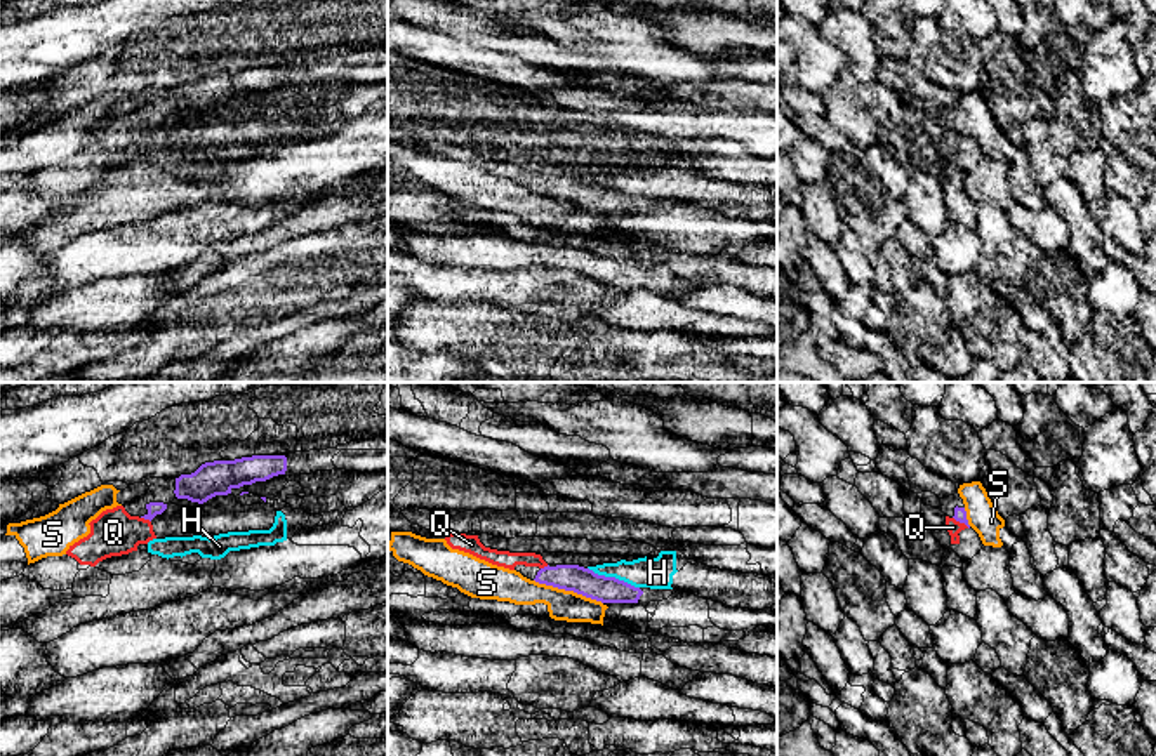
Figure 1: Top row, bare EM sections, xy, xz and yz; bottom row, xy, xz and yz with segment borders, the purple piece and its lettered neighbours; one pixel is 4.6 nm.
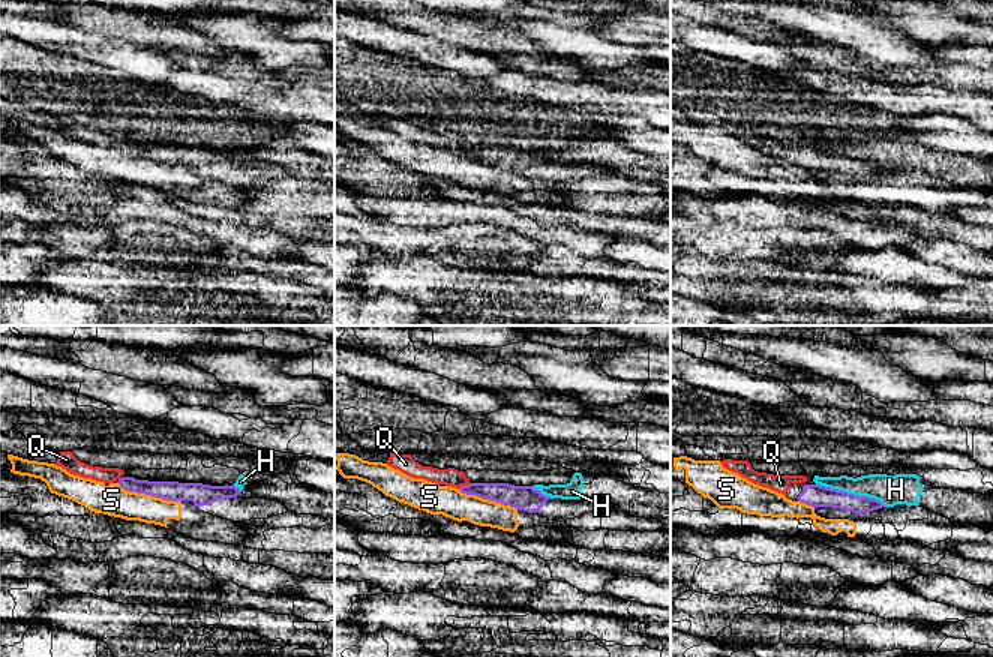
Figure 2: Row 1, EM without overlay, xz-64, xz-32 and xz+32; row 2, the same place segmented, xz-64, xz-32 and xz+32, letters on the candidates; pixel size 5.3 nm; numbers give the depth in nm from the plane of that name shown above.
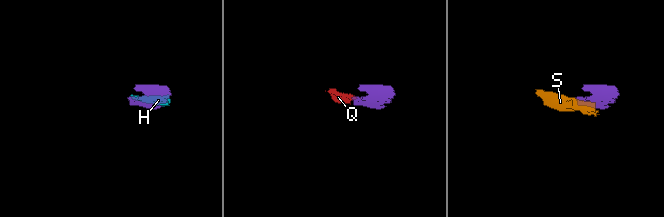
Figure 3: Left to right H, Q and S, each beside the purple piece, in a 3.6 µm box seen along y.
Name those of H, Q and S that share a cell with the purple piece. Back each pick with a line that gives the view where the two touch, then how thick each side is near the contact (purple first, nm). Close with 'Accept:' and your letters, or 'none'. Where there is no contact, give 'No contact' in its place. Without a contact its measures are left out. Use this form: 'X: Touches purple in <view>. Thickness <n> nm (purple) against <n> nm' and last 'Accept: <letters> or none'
Q: Touches purple in yz. Thickness 60 nm (purple) against 70 nm
Accept: Q

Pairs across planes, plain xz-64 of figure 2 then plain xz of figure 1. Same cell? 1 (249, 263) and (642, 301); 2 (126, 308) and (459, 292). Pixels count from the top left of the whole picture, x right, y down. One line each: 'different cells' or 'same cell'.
1: same cell
2: different cells

